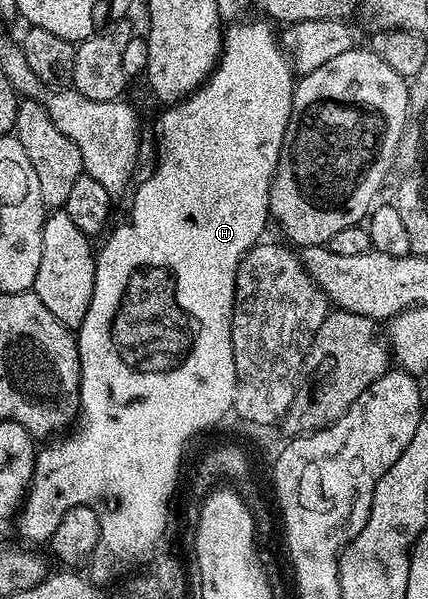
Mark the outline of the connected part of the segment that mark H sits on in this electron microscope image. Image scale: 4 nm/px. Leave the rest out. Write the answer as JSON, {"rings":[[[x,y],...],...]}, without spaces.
{"rings":[[[261,19],[262,21],[246,21],[243,25],[234,25],[225,30],[224,33],[224,48],[222,50],[221,57],[218,58],[218,65],[214,68],[214,72],[210,74],[210,77],[205,81],[200,88],[194,93],[189,93],[183,101],[173,102],[169,107],[162,113],[162,118],[158,121],[158,133],[162,136],[162,154],[158,157],[158,166],[154,169],[154,174],[139,187],[134,193],[134,202],[130,205],[130,221],[126,221],[106,242],[103,243],[102,249],[97,250],[96,260],[94,262],[94,286],[92,287],[92,303],[88,307],[88,315],[84,315],[84,323],[76,330],[76,340],[78,343],[78,358],[80,359],[80,387],[78,388],[78,407],[80,410],[80,420],[77,422],[76,428],[69,434],[71,435],[67,441],[55,440],[53,443],[46,443],[46,445],[37,450],[36,456],[34,458],[34,474],[30,480],[30,488],[23,500],[22,508],[17,514],[16,522],[18,521],[18,533],[23,542],[26,543],[38,543],[34,541],[42,541],[42,543],[49,542],[51,535],[56,531],[56,527],[60,527],[60,519],[64,519],[64,515],[72,507],[88,507],[92,511],[96,511],[96,515],[100,519],[100,527],[102,528],[102,539],[96,543],[96,551],[92,558],[92,565],[98,568],[98,573],[102,577],[107,577],[108,580],[114,581],[117,577],[119,579],[125,578],[127,575],[133,574],[138,568],[137,565],[142,565],[150,556],[152,558],[159,552],[160,546],[163,544],[162,536],[166,533],[166,520],[170,517],[170,496],[174,493],[174,488],[178,485],[178,464],[182,461],[182,448],[186,445],[186,440],[189,437],[194,437],[197,435],[201,429],[206,429],[209,425],[214,425],[222,416],[227,412],[228,414],[233,410],[234,407],[234,396],[236,395],[236,363],[234,362],[234,356],[232,355],[232,327],[230,326],[230,320],[234,314],[234,288],[236,287],[236,271],[238,270],[238,265],[244,259],[244,255],[252,248],[254,245],[259,244],[263,240],[262,232],[266,229],[266,221],[271,220],[270,215],[270,188],[272,187],[272,179],[274,178],[274,172],[278,166],[278,160],[280,159],[280,151],[282,150],[282,144],[286,138],[286,128],[290,122],[290,116],[292,115],[292,103],[294,102],[294,86],[296,84],[296,73],[292,68],[291,58],[288,56],[287,50],[283,48],[280,44],[279,38],[276,33],[270,30],[271,22],[266,19]]]}

